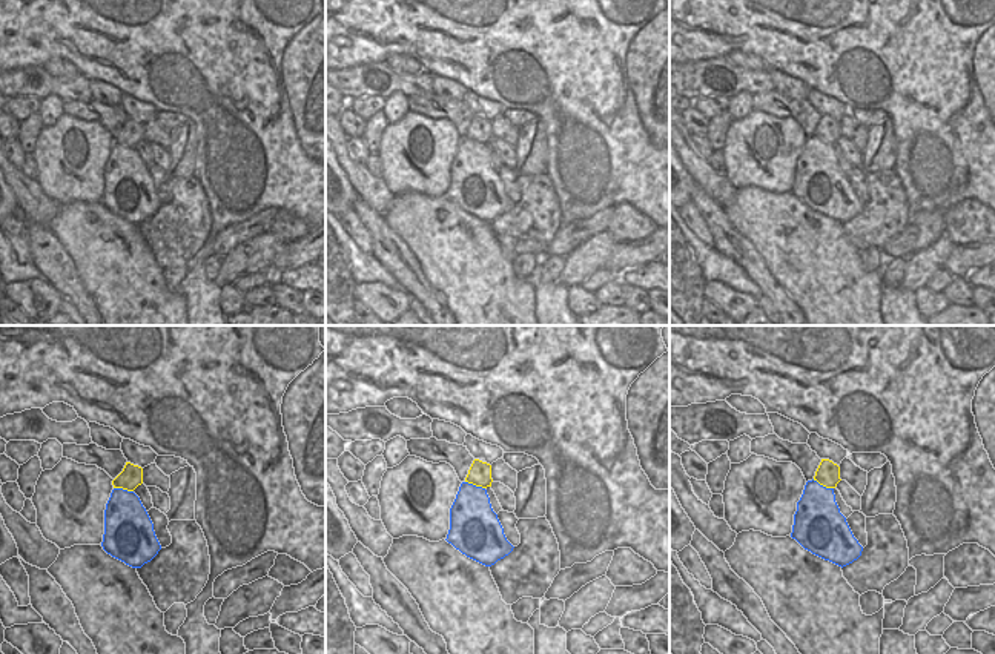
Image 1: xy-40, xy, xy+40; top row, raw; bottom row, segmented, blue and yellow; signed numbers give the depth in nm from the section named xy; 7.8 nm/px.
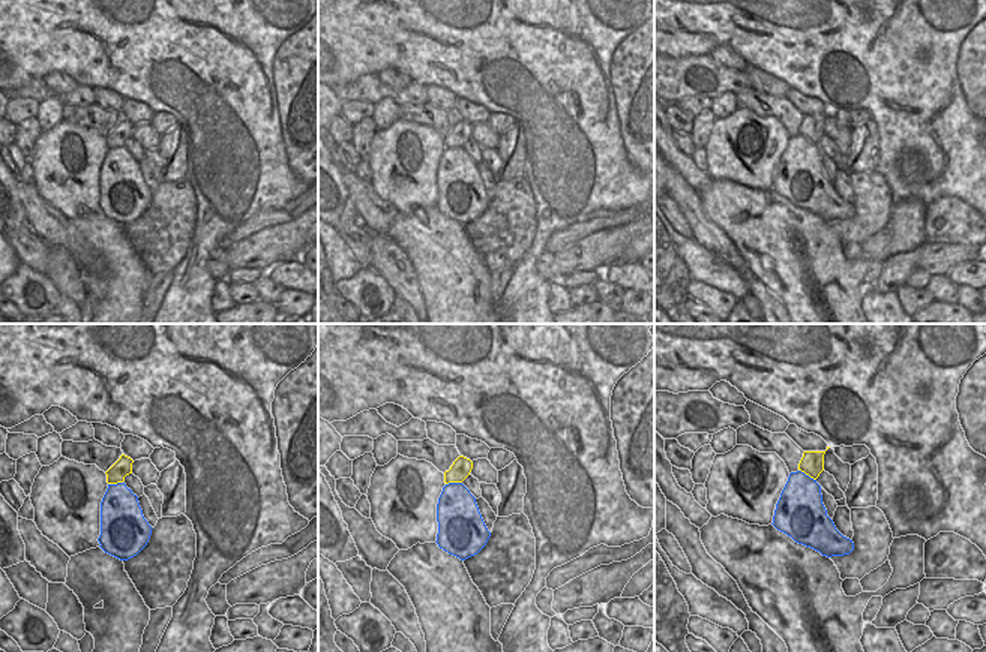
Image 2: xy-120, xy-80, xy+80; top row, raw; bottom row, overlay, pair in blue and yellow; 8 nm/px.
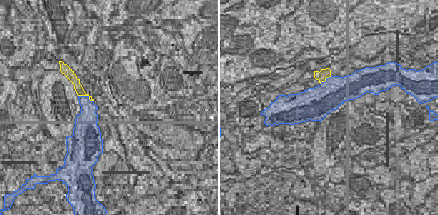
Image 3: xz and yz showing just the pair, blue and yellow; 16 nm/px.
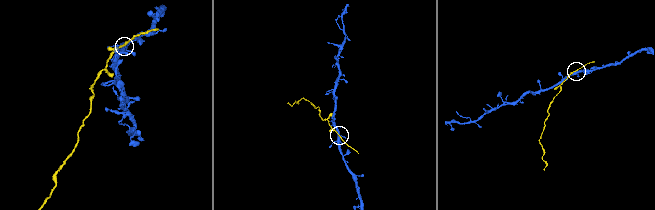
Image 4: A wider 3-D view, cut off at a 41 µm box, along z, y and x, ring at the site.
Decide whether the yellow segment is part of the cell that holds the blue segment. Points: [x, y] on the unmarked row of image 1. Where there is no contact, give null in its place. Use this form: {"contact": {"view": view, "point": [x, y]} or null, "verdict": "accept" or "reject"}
{"contact": {"view": "xy+40", "point": [822, 142]}, "verdict": "reject"}

